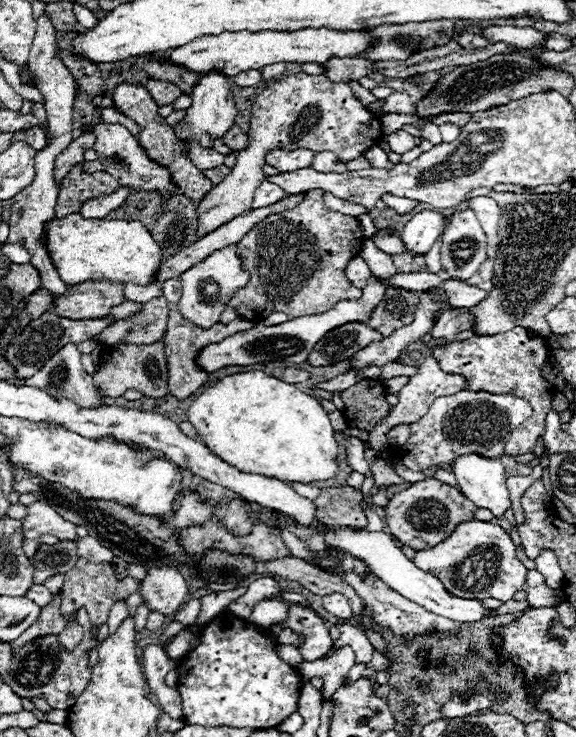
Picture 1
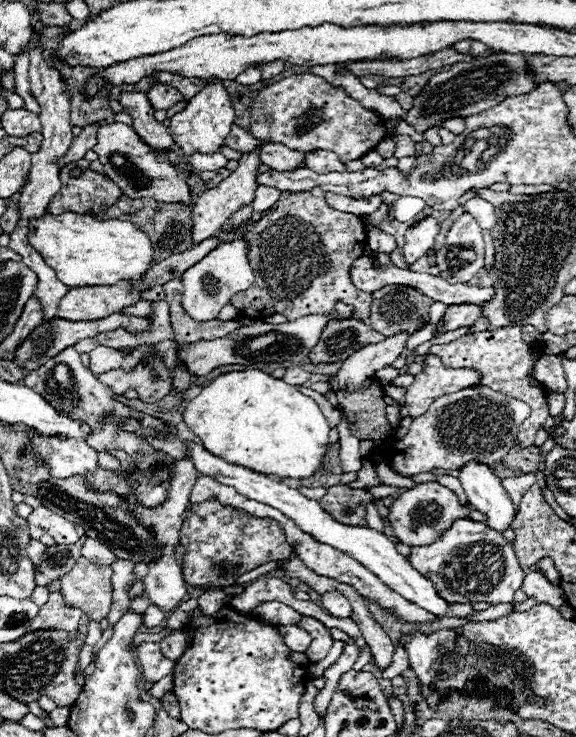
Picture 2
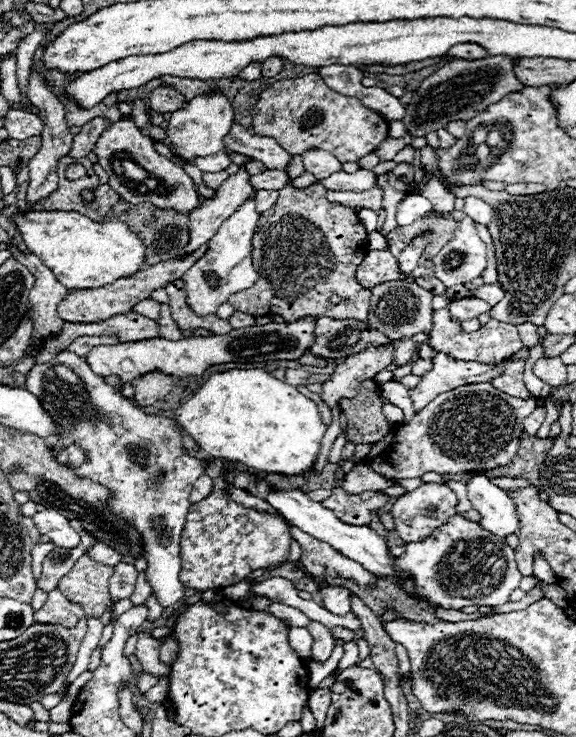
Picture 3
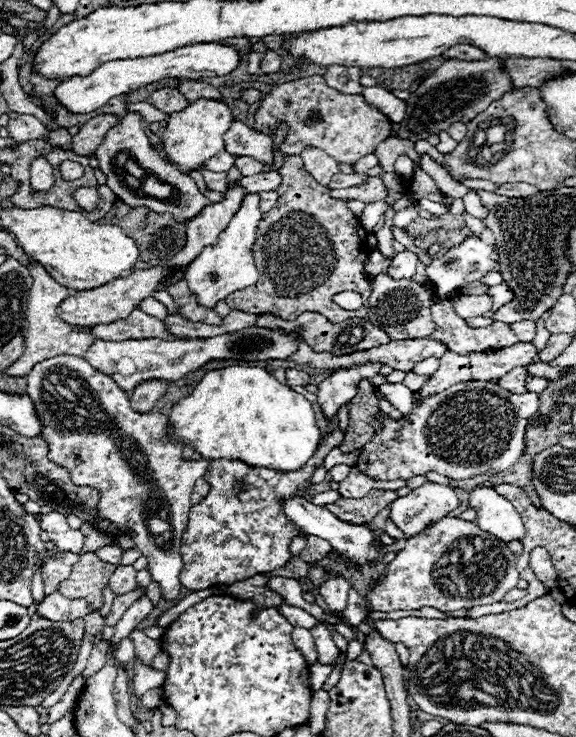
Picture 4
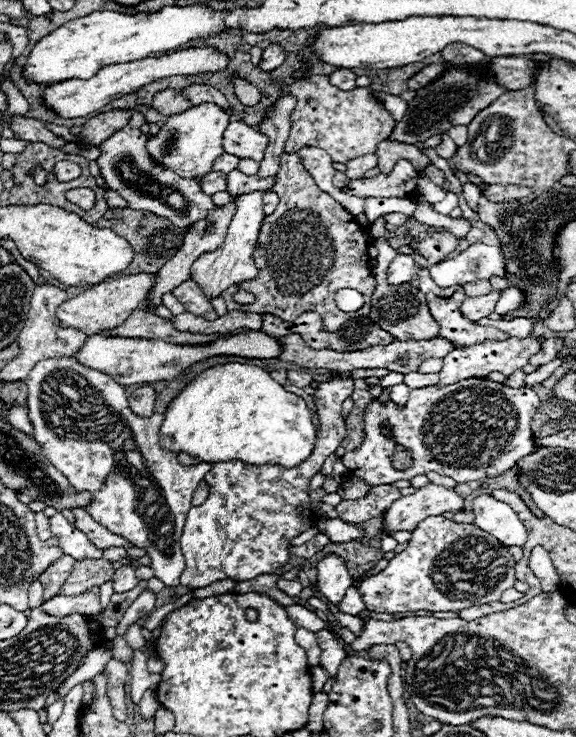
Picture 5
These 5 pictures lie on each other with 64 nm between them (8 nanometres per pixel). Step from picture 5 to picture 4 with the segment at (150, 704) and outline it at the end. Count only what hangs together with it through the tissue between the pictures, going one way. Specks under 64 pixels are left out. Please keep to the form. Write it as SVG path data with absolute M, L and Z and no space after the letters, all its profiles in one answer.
M152 688L152 690L148 690L148 692L140 698L140 702L142 702L142 706L144 706L146 710L154 710L154 708L158 708L158 706L162 704L162 700L160 700L160 688Z

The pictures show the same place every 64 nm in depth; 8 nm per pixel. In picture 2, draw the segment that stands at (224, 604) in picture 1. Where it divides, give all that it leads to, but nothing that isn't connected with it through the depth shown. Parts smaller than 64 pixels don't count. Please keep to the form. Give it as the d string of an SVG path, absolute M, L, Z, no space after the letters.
M206 590L200 598L198 598L198 606L202 608L204 614L214 614L220 606L228 604L230 596L222 590Z

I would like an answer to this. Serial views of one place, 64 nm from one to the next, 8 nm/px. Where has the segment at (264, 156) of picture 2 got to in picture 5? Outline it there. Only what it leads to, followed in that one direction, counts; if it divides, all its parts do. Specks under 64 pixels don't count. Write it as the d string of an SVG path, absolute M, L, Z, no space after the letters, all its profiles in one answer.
M230 122L224 130L224 150L228 154L260 162L264 158L266 146L268 138L244 122Z

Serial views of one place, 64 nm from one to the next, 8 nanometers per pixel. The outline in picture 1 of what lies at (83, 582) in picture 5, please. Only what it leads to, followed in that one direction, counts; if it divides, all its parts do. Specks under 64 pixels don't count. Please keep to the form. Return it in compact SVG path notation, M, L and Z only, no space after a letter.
M80 558L76 562L76 568L72 568L72 572L64 574L64 586L60 592L60 598L62 598L60 610L64 614L72 614L74 610L86 608L92 618L92 624L100 626L108 620L108 612L110 612L112 604L118 602L120 598L128 598L136 590L138 590L138 580L128 576L122 582L118 582L110 564L92 564L92 562L86 562L84 558Z

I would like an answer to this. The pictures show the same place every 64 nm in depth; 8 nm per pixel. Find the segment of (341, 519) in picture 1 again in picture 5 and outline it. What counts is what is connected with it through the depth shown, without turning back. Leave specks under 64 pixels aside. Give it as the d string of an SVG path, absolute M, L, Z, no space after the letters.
M376 486L370 490L370 494L366 498L358 498L358 500L342 500L336 508L336 512L340 514L340 518L348 524L358 524L358 522L366 522L374 516L380 516L382 512L386 512L390 508L390 504L394 500L400 498L400 490L394 486Z

